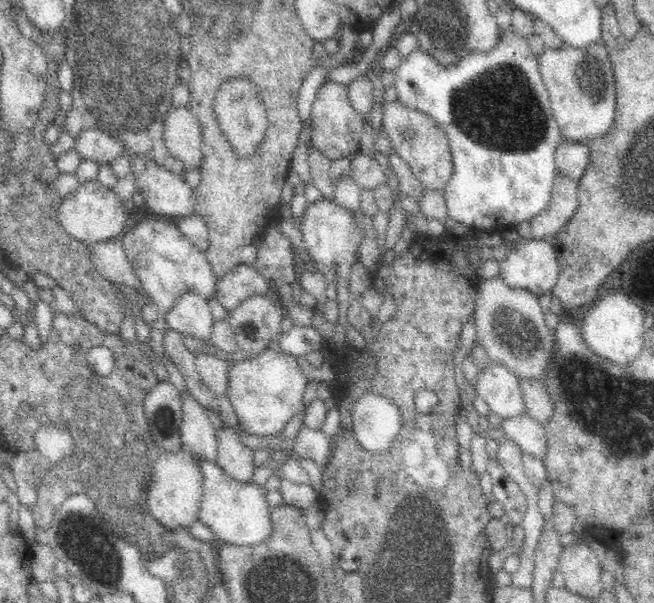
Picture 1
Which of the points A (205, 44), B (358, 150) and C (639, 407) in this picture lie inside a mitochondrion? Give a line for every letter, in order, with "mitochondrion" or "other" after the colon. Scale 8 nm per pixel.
A: other
B: other
C: mitochondrion

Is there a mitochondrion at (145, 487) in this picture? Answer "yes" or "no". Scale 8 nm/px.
no

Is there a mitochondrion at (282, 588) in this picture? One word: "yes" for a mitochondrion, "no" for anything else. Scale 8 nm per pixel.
yes

